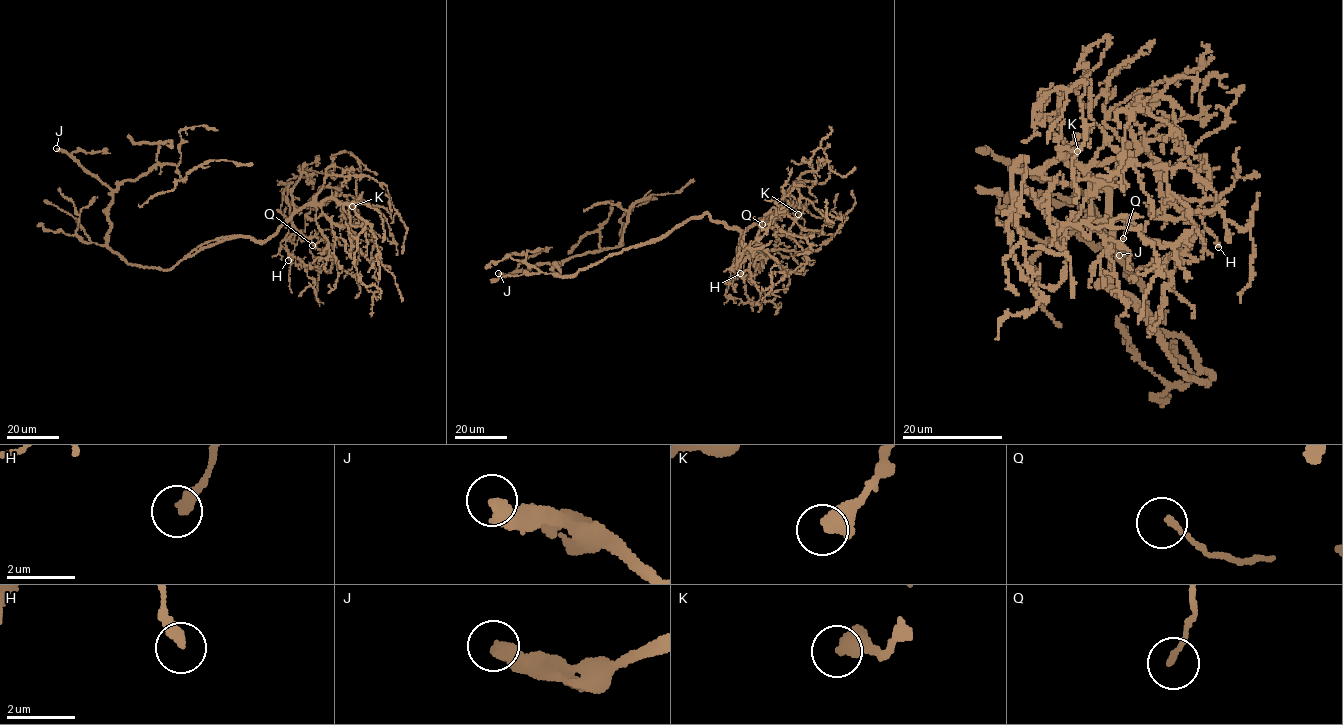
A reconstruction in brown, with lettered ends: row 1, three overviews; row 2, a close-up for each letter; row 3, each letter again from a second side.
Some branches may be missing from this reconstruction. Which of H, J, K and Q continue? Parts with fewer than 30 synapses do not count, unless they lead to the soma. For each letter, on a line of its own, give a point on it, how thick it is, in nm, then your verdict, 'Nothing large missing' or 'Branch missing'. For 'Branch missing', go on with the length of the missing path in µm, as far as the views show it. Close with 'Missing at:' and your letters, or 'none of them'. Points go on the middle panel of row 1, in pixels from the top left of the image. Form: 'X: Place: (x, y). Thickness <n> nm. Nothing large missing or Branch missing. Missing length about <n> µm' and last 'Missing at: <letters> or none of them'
H: Place: (740, 273). Thickness 340 nm. Nothing large missing
J: Place: (498, 273). Thickness 480 nm. Branch missing. Missing length about 30 µm
K: Place: (798, 214). Thickness 550 nm. Nothing large missing
Q: Place: (762, 224). Thickness 150 nm. Nothing large missing
Missing at: J

